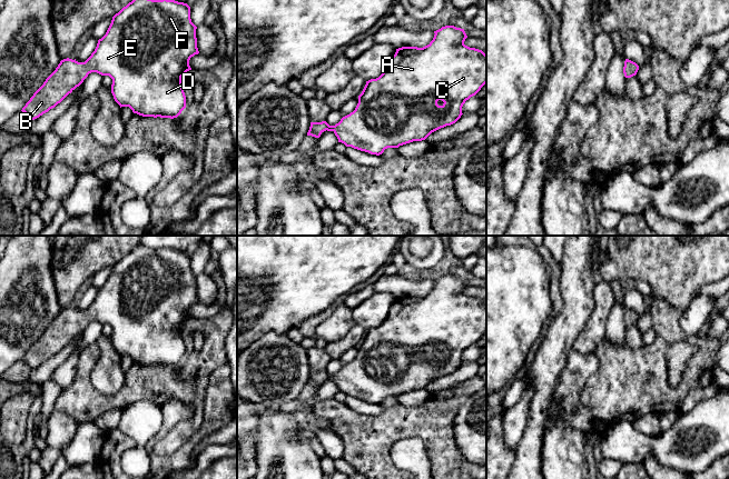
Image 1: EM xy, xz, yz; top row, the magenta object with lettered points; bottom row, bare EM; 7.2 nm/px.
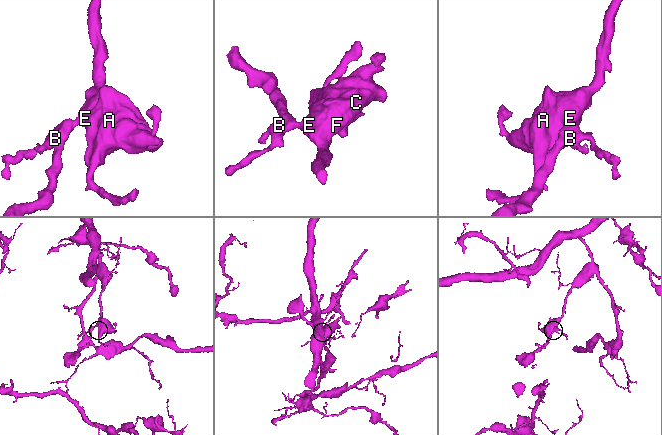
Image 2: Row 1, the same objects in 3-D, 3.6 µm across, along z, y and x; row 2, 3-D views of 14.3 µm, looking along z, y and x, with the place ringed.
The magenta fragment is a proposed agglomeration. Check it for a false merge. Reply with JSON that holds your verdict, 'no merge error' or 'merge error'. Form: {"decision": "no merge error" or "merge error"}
{"decision": "no merge error"}

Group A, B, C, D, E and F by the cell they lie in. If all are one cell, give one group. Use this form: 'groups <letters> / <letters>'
groups A B C D E F

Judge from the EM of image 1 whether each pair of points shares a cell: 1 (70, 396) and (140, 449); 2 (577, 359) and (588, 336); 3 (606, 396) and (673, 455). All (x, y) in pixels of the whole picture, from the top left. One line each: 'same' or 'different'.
1: different
2: different
3: different

